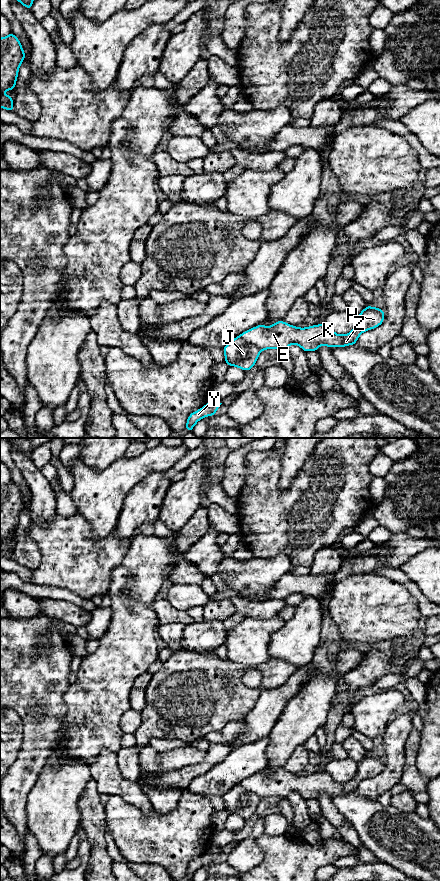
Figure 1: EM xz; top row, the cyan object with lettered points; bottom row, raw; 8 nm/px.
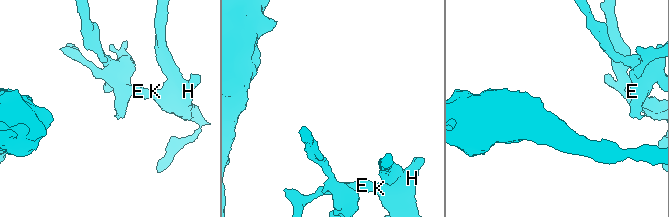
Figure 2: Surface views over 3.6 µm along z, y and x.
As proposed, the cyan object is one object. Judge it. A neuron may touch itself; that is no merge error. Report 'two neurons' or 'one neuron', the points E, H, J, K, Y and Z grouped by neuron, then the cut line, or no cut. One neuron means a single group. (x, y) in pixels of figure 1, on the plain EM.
two neurons; E H K Z / J Y; cut in xz along (238, 784), (261, 797)

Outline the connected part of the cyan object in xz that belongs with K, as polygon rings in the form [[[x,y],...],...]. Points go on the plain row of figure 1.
[[[366,754],[358,762],[354,777],[346,783],[336,782],[325,771],[307,776],[298,776],[282,769],[269,775],[258,773],[243,780],[238,785],[261,798],[277,796],[286,798],[291,792],[300,794],[305,800],[317,799],[321,792],[332,795],[355,793],[358,785],[367,778],[374,777],[384,769],[384,758]]]

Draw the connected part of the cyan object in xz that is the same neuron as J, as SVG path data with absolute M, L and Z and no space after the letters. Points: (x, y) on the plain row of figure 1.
M236 785L223 797L225 809L229 814L243 817L245 820L250 818L258 807L261 797L257 794L243 789Z

